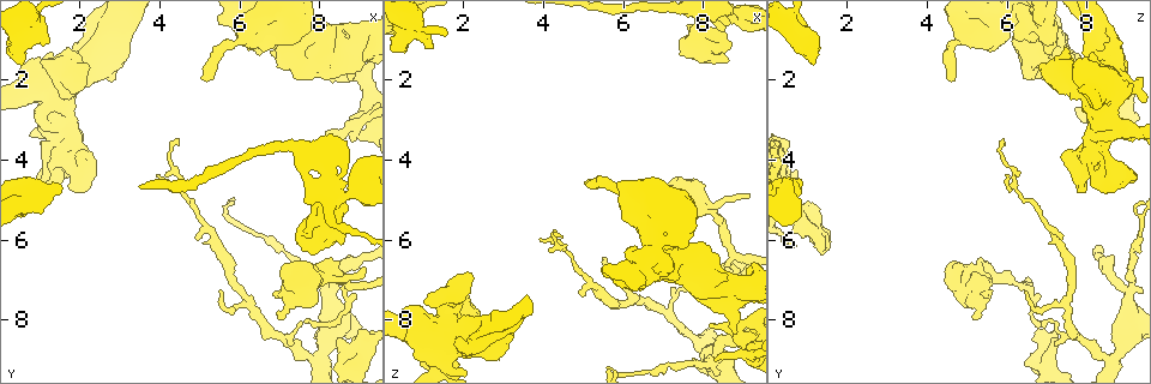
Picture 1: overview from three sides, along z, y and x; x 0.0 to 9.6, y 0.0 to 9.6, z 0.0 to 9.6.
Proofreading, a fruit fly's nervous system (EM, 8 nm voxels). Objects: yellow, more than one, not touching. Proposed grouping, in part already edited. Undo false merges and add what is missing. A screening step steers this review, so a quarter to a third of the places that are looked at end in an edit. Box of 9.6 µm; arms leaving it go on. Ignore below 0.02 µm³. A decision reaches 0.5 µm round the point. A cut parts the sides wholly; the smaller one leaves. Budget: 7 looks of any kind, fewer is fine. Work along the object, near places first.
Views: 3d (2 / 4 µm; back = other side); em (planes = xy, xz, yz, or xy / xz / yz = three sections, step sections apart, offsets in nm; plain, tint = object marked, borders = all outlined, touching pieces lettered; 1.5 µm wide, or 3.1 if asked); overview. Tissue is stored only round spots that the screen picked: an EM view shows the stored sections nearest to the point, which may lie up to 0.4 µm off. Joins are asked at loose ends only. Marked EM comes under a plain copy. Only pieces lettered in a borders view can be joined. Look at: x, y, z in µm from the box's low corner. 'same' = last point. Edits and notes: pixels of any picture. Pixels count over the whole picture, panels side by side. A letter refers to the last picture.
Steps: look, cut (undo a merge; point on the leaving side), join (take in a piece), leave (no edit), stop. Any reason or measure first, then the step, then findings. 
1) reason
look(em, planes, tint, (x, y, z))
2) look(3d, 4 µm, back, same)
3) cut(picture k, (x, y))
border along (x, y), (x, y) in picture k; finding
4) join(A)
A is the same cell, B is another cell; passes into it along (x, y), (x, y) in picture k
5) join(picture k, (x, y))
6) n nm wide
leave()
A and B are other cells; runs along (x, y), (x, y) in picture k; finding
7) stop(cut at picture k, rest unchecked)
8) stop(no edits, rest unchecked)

branch stops here
look(3d, 4 µm, (1.25, 1.00, 1.20))

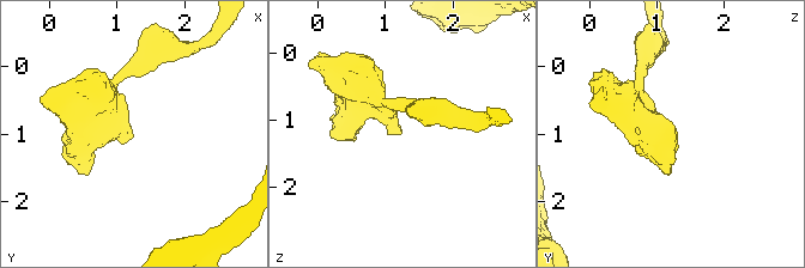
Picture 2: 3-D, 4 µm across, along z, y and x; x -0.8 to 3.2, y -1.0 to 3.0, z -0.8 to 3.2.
shape alone is not enough
look(em, xz, step 4, tint, (1.25, 1.05, 1.25))

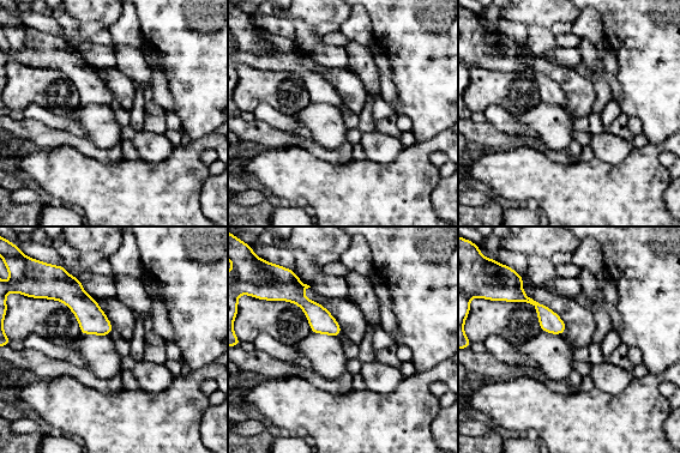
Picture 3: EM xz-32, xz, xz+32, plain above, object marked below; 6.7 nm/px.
look(em, planes, borders, same)

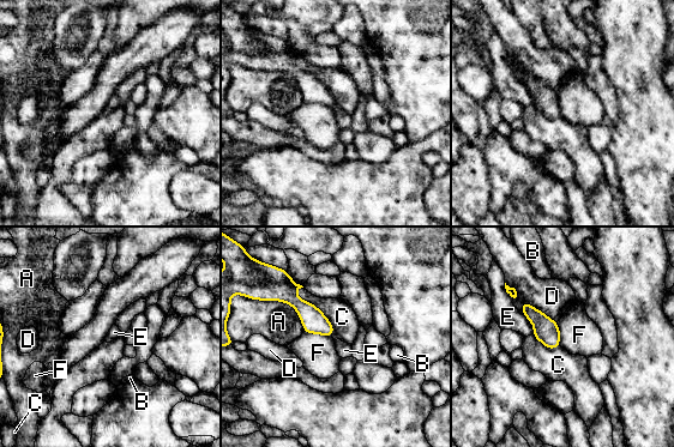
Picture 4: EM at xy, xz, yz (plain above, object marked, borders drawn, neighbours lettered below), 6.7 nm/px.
leave()
A, B, C, D, E and F are other cells; no lettered piece goes on from it

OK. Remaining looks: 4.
sudden change in width
look(em, planes, borders, (1.30, 4.35, 8.65))

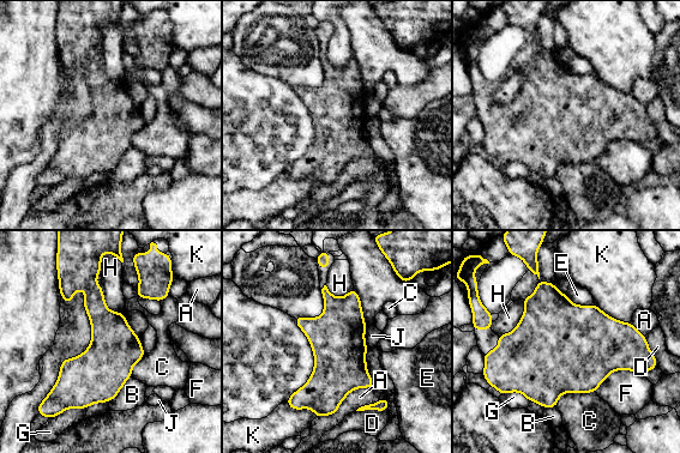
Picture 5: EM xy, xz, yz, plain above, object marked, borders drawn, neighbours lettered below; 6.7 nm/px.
leave()
A, B, C, D, E, F, G, H, J and K are other cells; border along (595, 391), (564, 392), (555, 406) in picture 5; continuous, no second cell

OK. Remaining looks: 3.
free end
look(em, yz, step 8, tint, (8.25, 2.00, 9.00))

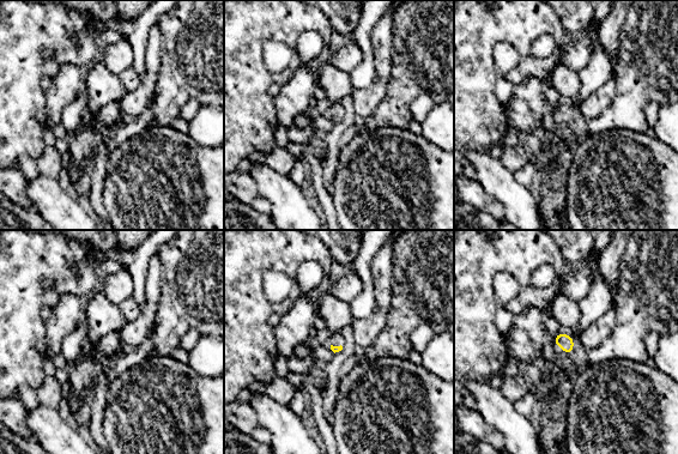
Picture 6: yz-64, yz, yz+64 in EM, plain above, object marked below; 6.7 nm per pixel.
look(em, planes, borders, same)

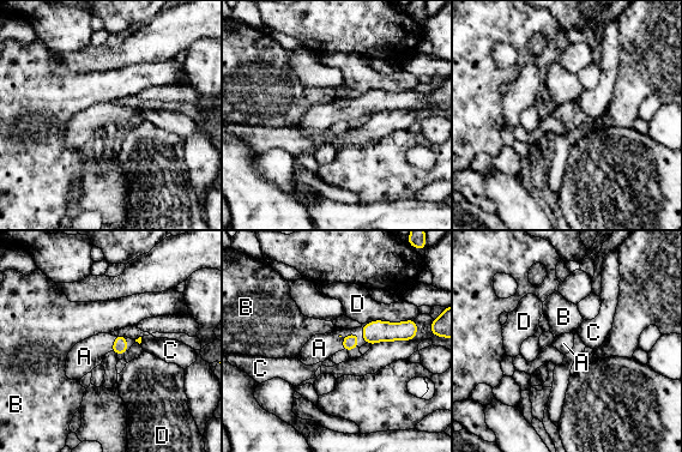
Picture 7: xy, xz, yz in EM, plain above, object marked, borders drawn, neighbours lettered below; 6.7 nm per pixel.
join(A)
A is the same cell, B, C and D are other cells; passes into it along (349, 343), (354, 333), (320, 348) in picture 7; it goes on there

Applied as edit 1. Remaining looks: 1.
stop(join at picture 7, rest unchecked)

